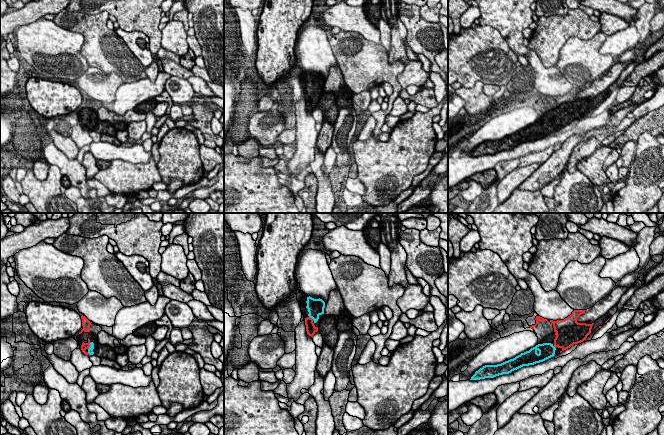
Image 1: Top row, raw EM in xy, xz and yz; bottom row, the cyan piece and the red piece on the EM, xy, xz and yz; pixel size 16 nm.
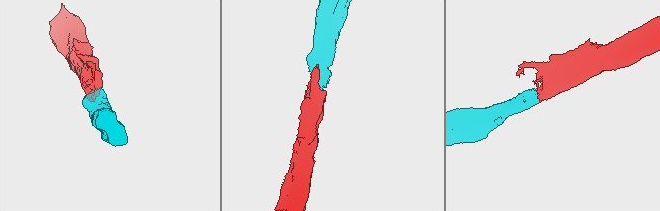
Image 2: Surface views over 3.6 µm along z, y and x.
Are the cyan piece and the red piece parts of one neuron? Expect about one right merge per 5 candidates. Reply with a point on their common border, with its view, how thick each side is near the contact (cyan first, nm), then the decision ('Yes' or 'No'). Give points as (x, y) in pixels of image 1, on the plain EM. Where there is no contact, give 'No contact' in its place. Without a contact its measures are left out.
Touches cyan at xz (312, 94). Thickness 260 nm (cyan) against 160 nm. Yes

